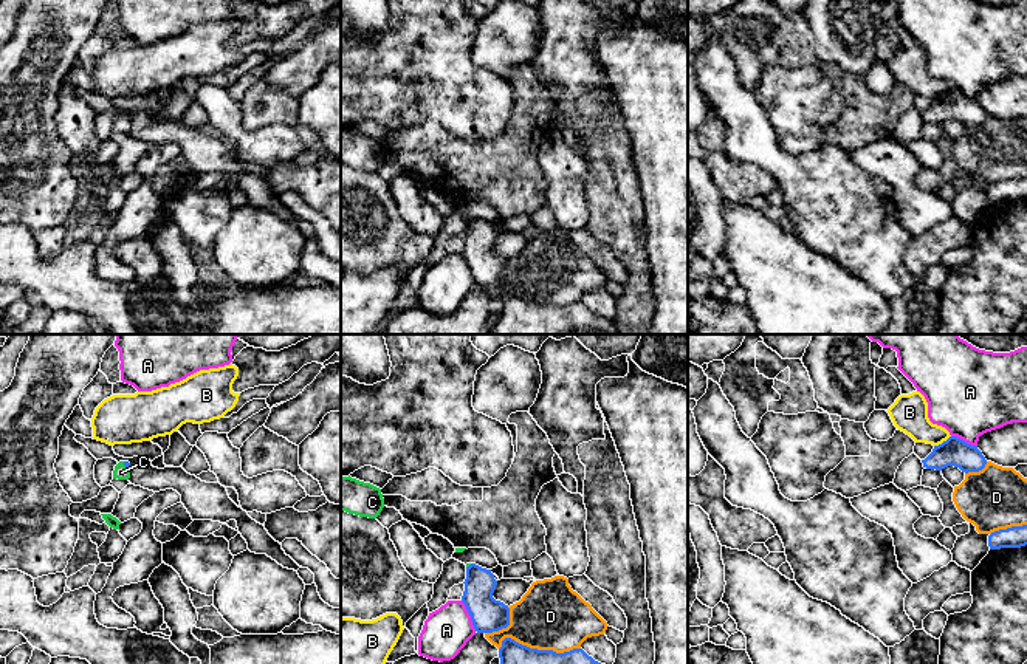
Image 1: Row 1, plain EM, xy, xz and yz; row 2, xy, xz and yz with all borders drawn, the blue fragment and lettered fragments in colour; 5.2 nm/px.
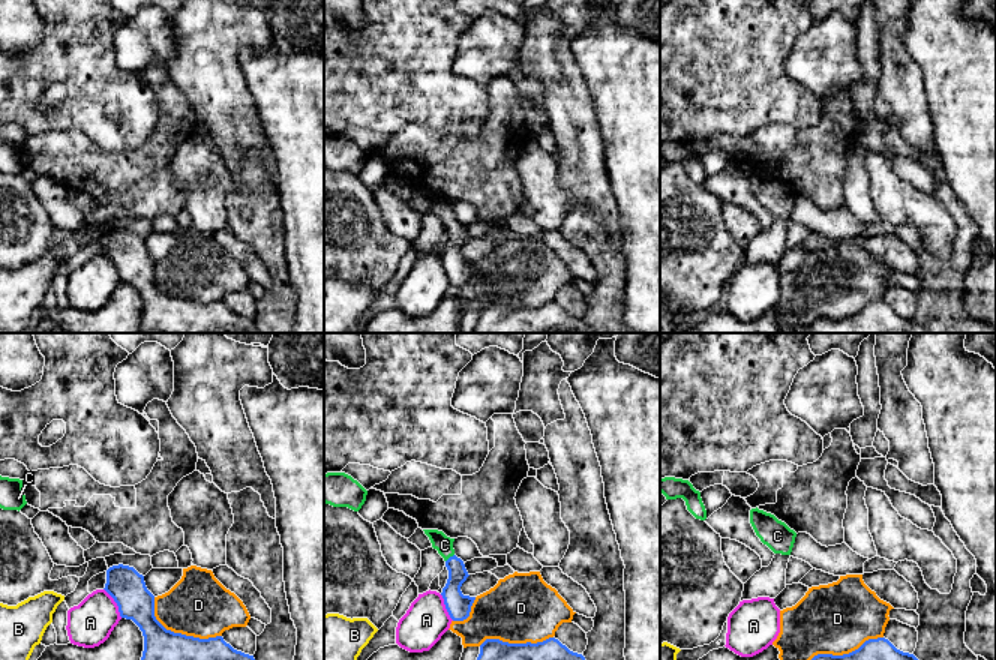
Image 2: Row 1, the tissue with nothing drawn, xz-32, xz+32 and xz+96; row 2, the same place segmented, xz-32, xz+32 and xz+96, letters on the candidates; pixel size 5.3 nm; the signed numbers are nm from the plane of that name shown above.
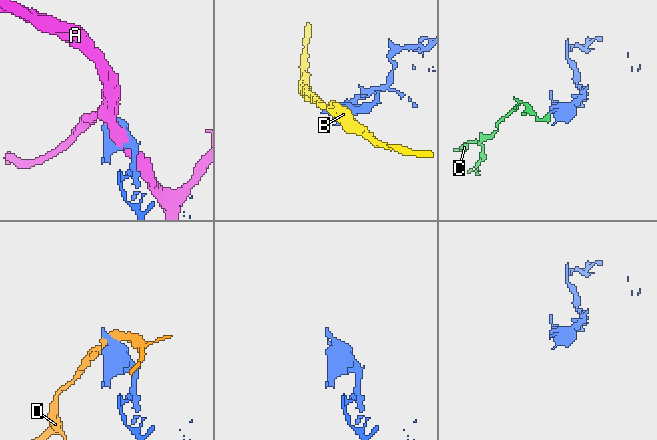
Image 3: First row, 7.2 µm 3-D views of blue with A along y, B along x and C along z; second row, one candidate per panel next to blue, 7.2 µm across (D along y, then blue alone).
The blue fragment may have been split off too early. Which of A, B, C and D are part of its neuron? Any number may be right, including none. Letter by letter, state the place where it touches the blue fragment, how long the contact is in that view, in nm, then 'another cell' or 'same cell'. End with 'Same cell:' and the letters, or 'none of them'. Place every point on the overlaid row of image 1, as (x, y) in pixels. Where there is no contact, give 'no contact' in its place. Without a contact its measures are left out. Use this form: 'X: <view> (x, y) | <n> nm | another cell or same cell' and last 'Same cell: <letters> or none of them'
A: xz (470, 615) | 180 nm | another cell
B: yz (944, 441) | 110 nm | another cell
C: xy (126, 466) | 60 nm | same cell
D: xz (536, 649) | 420 nm | another cell
Same cell: C

